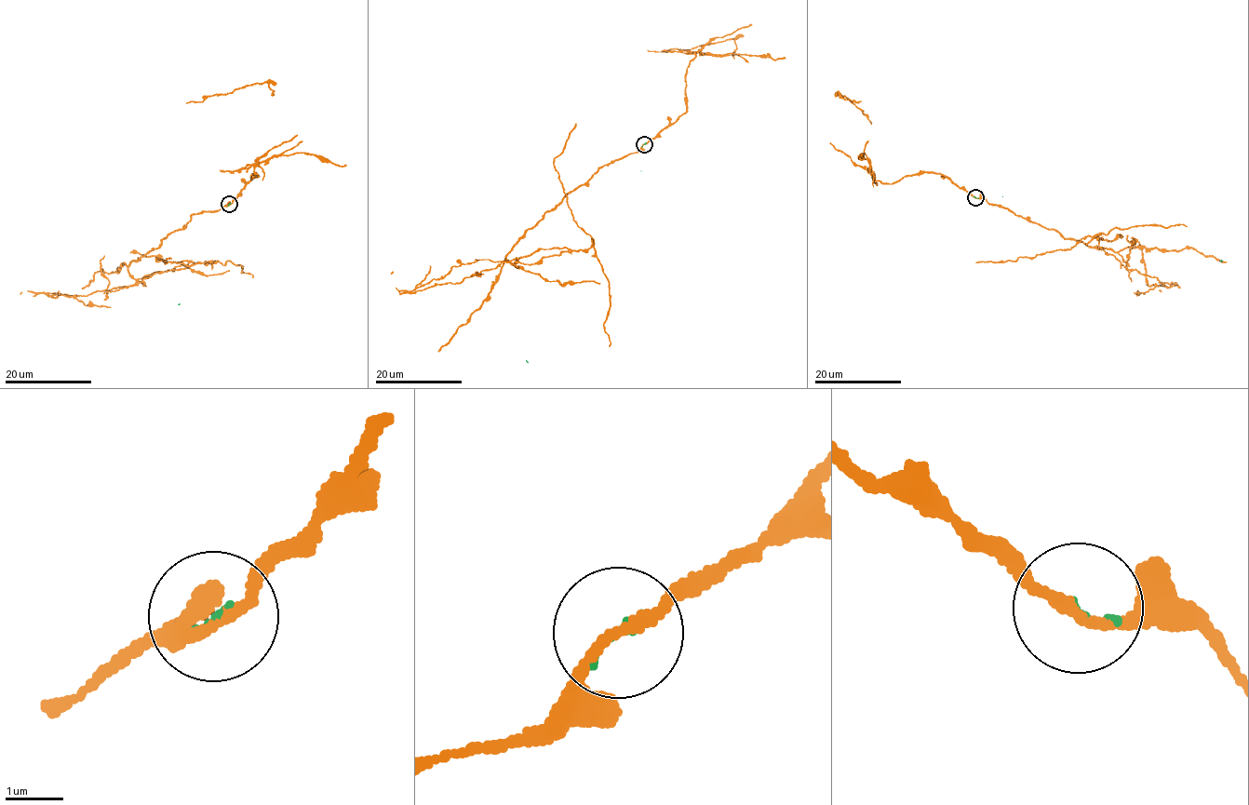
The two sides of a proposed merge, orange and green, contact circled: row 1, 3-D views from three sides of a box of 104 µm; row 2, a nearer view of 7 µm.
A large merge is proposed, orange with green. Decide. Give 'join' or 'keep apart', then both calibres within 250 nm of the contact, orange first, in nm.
keep apart; calibres 180 and 90 nm

